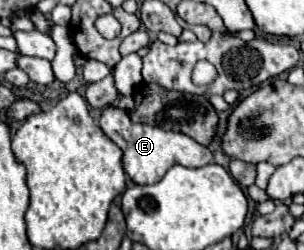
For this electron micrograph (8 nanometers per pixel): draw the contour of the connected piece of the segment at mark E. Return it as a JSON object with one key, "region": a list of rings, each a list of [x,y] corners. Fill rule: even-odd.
{"region":[[[108,106],[106,110],[102,110],[100,128],[122,150],[122,154],[124,154],[122,156],[124,172],[136,184],[154,184],[154,182],[158,182],[168,172],[168,168],[172,164],[198,168],[198,166],[206,166],[206,164],[212,162],[212,152],[206,146],[192,140],[190,136],[186,136],[182,132],[168,132],[168,130],[158,128],[158,126],[134,124],[130,120],[128,112],[118,108],[118,106]]]}

